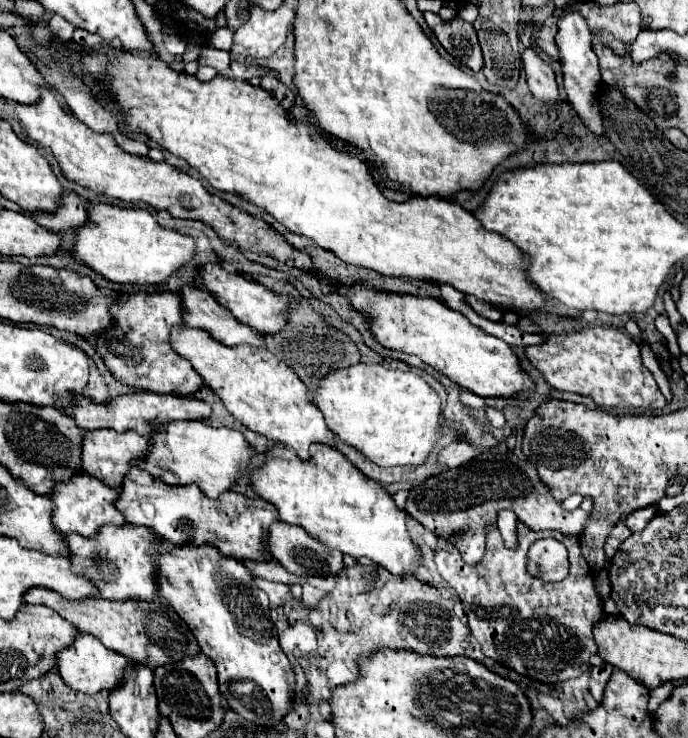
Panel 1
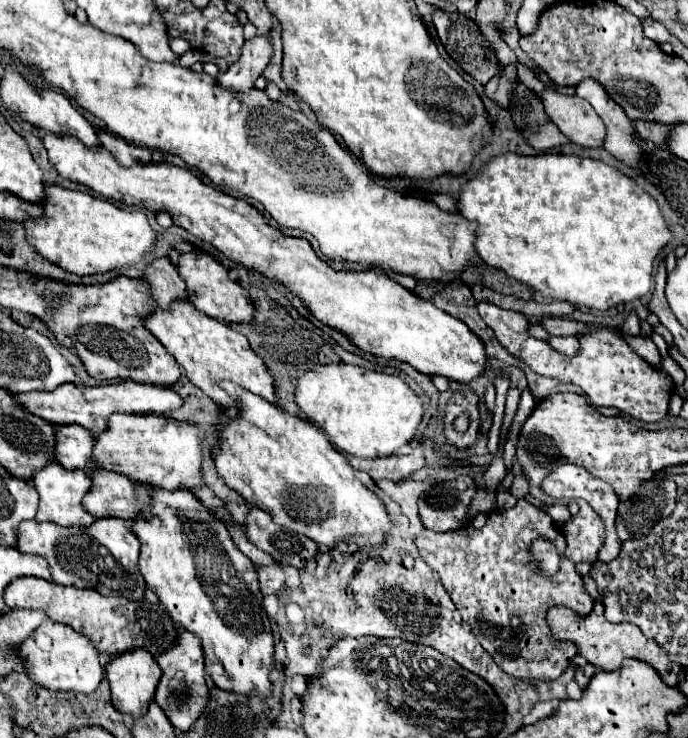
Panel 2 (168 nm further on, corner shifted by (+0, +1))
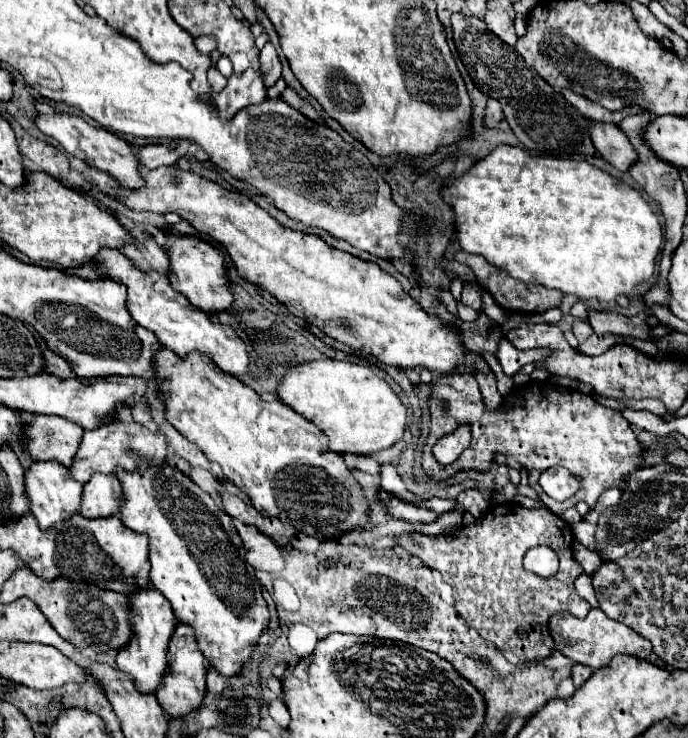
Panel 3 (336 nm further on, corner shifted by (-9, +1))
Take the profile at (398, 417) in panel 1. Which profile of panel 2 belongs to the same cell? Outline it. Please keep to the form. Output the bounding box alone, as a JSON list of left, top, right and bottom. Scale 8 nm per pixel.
[296,365,424,459]

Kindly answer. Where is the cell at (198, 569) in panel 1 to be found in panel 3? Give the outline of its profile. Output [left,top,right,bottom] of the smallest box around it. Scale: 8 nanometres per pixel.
[117,463,269,677]

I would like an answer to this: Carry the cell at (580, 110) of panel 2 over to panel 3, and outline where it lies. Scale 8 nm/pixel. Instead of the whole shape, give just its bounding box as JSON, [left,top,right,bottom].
[591,123,637,171]

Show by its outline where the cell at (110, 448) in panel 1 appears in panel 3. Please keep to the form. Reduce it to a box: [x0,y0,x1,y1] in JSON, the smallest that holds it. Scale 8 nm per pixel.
[23,415,83,467]

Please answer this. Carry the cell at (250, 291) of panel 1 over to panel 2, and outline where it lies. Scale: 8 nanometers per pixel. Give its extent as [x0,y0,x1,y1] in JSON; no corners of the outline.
[178,253,256,323]

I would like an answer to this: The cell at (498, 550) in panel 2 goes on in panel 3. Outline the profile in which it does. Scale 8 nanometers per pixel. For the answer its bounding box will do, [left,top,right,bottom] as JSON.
[395,503,591,661]

